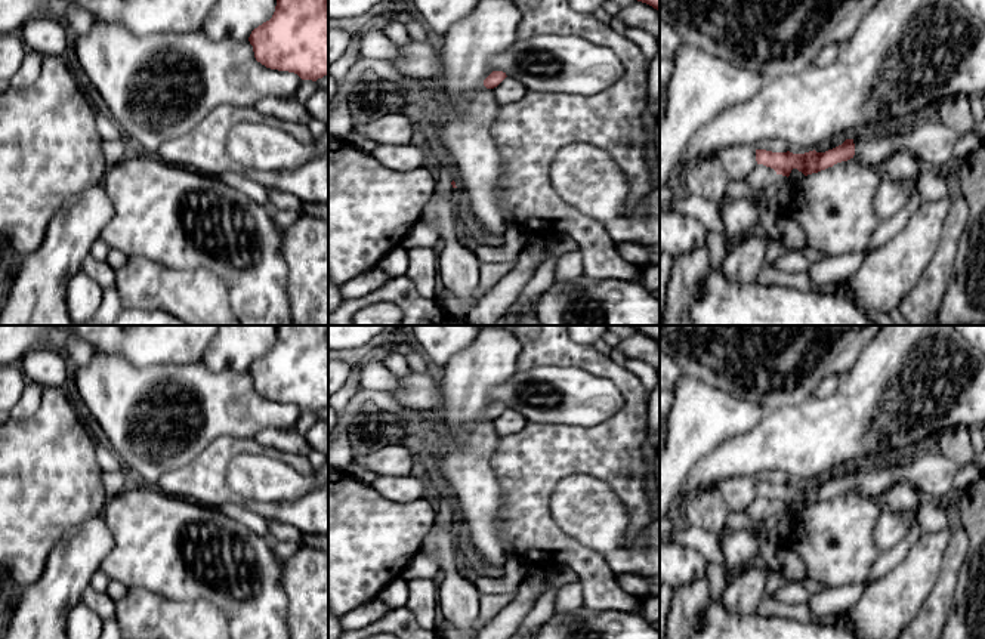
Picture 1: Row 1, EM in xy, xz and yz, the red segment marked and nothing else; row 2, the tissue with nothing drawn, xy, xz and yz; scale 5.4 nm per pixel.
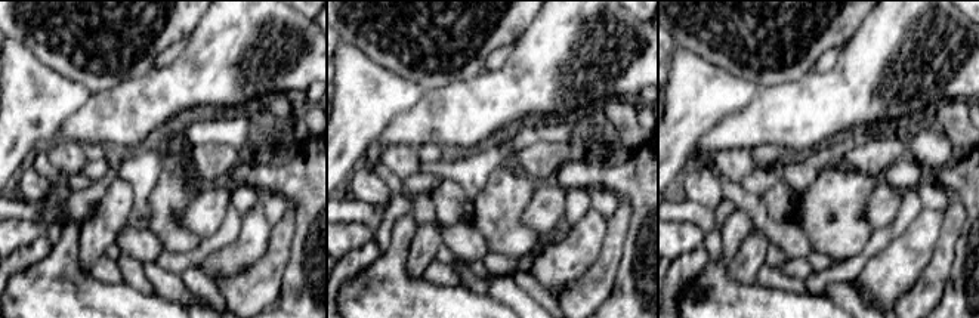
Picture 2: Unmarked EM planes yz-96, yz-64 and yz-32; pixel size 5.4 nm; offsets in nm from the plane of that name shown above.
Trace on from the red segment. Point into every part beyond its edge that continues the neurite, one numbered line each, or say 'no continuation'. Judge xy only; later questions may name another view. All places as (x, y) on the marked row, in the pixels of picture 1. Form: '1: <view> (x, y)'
no continuation

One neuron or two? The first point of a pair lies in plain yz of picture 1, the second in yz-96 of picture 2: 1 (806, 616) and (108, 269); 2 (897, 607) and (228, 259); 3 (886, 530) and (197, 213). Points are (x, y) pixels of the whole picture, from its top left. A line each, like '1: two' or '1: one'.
1: one
2: one
3: one

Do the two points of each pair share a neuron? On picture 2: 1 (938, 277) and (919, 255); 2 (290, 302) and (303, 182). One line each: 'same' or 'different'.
1: different
2: same

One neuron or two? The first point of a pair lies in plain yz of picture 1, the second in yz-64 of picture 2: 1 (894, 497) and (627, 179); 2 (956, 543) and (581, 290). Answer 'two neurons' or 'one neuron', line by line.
1: one neuron
2: one neuron

